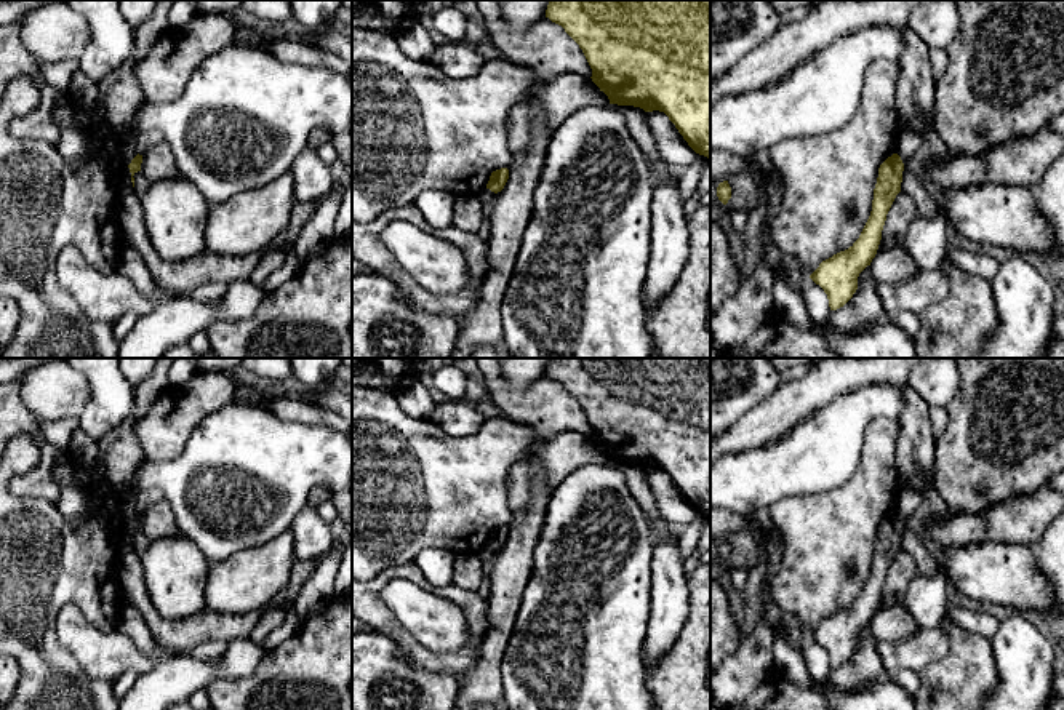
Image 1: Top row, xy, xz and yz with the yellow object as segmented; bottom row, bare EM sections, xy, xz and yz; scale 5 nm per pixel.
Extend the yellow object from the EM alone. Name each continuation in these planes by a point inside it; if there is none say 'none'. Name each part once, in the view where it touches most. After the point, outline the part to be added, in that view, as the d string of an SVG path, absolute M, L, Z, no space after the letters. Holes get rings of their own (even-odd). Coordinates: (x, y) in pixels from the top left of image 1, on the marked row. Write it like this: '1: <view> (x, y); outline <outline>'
none

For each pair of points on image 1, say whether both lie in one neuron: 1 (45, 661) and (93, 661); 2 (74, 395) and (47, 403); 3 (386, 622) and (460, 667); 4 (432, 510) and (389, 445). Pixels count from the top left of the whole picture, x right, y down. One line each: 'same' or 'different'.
1: different
2: same
3: same
4: same

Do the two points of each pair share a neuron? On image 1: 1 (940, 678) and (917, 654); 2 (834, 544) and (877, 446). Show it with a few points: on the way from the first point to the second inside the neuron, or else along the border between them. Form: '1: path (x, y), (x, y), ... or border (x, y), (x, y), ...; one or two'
1: border (946, 634), (949, 650), (919, 674); two
2: path (845, 520), (871, 494), (876, 470); one

